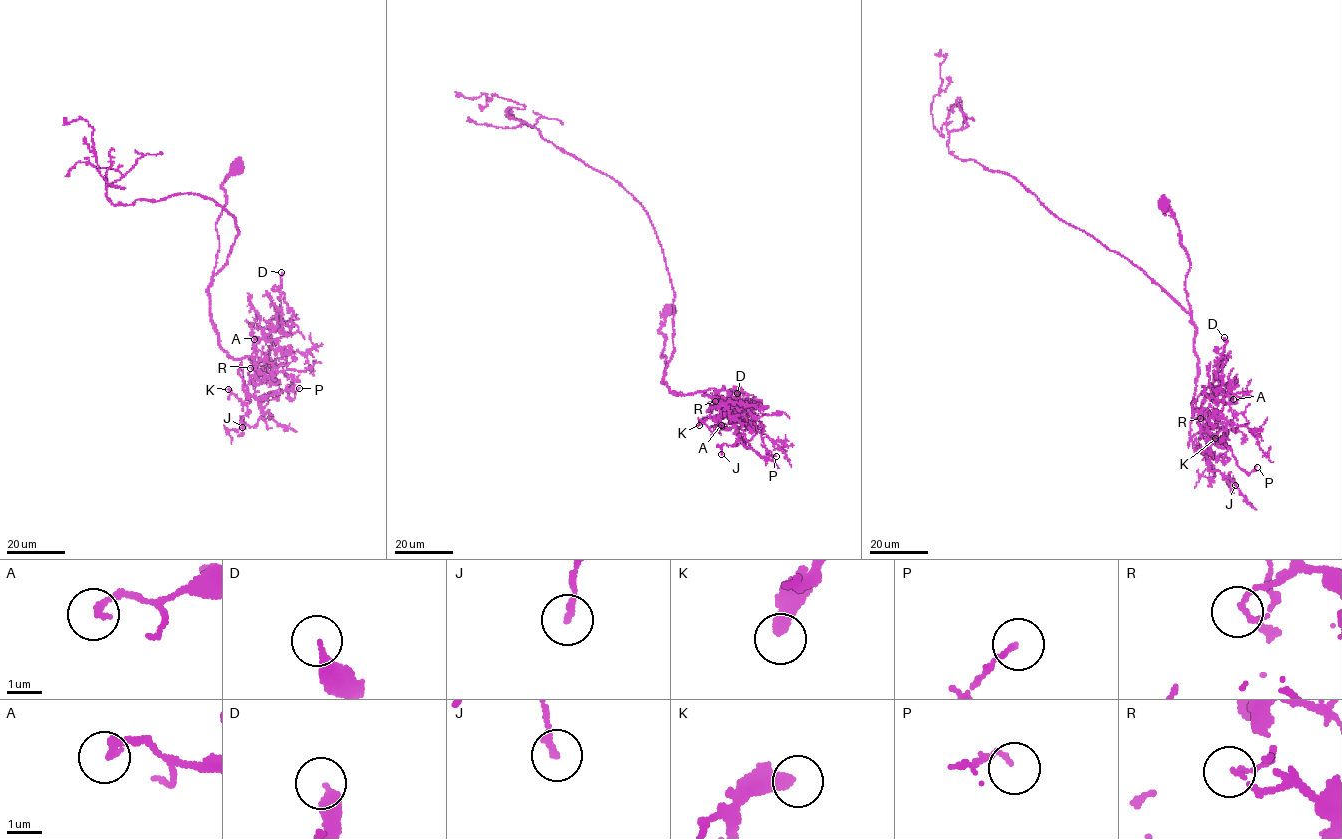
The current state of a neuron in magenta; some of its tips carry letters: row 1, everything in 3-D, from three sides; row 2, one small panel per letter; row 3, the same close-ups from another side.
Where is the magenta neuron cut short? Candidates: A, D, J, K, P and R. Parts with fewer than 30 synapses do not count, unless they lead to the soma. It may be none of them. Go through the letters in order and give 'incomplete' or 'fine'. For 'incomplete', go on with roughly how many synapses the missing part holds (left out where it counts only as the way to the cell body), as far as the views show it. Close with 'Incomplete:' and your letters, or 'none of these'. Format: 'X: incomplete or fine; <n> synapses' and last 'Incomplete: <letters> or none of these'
A: fine
D: fine
J: fine
K: fine
P: fine
R: fine
Incomplete: none of these

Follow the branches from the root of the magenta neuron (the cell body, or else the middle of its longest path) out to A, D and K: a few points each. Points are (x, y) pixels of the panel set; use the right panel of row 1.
A: (1162, 204), (1174, 214), (1190, 261), (1185, 289), (1198, 359), (1192, 406), (1210, 395), (1233, 399)
D: (1162, 204), (1190, 261), (1193, 408), (1225, 397), (1224, 337)
K: (1162, 204), (1174, 214), (1190, 261), (1185, 289), (1198, 359), (1190, 439), (1207, 455), (1206, 443), (1215, 438)

